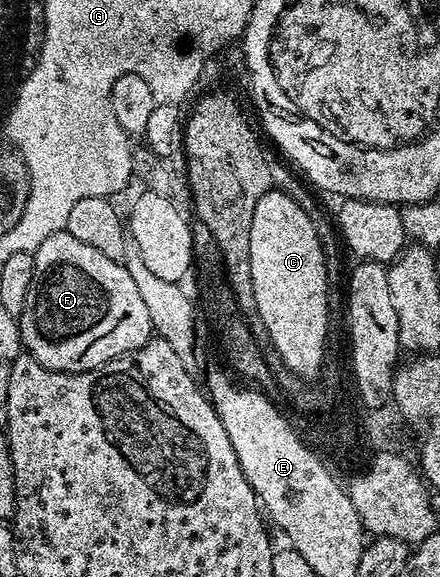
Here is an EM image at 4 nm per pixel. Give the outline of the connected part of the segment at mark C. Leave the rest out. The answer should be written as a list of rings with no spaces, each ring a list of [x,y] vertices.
[[[273,188],[269,192],[265,192],[265,196],[261,196],[261,200],[257,200],[257,208],[253,208],[253,228],[249,228],[249,256],[253,264],[253,296],[257,296],[257,312],[260,313],[261,320],[265,322],[265,328],[268,329],[274,347],[277,348],[282,360],[293,372],[310,380],[315,378],[325,362],[323,349],[327,346],[327,273],[329,273],[329,267],[327,258],[323,255],[321,240],[317,236],[317,228],[313,224],[313,220],[309,220],[305,208],[301,208],[301,204],[293,201],[285,191]]]

